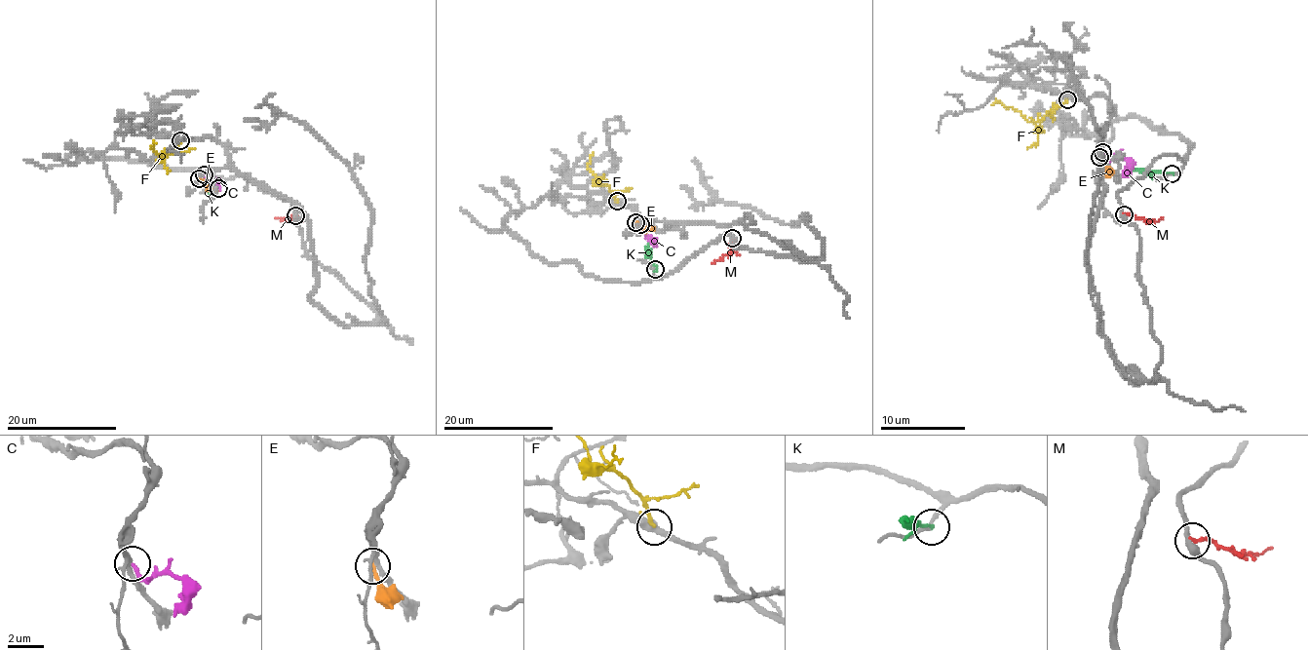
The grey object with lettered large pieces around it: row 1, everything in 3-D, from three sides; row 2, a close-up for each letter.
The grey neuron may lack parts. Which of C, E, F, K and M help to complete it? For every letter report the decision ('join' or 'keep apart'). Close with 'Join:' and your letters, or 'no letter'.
C: keep apart
E: keep apart
F: join
K: keep apart
M: keep apart
Join: F

